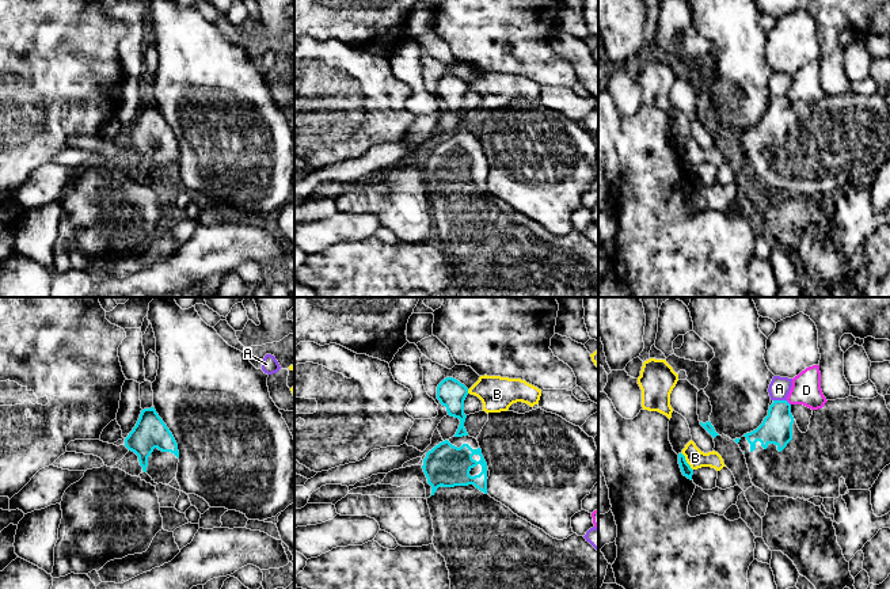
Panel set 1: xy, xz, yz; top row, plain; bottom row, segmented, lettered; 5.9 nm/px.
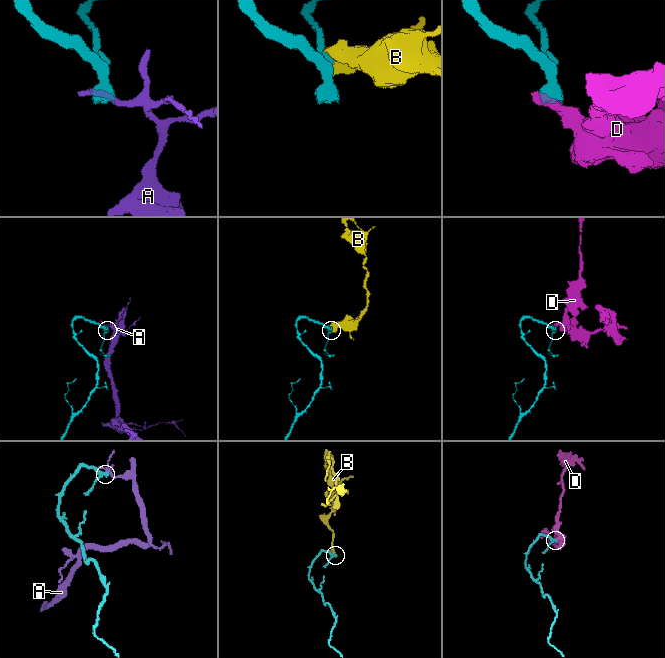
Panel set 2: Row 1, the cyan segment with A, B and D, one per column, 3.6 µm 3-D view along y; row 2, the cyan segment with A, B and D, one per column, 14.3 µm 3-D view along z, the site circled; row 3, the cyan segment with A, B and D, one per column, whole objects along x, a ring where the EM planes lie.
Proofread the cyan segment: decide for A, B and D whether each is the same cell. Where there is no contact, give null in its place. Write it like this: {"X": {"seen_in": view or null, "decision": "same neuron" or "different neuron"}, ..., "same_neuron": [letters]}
{"A": {"seen_in": "yz", "decision": "different neuron"}, "B": {"seen_in": "yz", "decision": "different neuron"}, "D": {"seen_in": "yz", "decision": "different neuron"}, "same_neuron": []}

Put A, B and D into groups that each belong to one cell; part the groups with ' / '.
A / B / D

